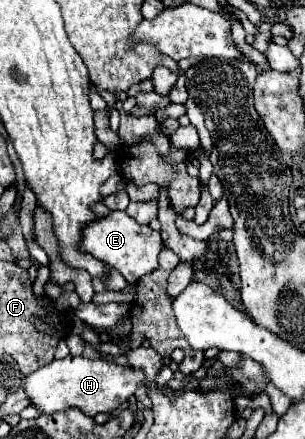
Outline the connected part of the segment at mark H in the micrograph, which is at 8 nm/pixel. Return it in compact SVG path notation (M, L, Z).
M65 357L55 359L49 365L37 369L31 373L25 383L25 393L31 399L31 405L41 409L45 415L63 411L69 407L79 407L85 415L97 415L97 413L113 413L121 403L125 403L137 387L147 389L147 379L143 371L131 367L131 365L117 365L107 363L101 359L85 359L85 357Z

